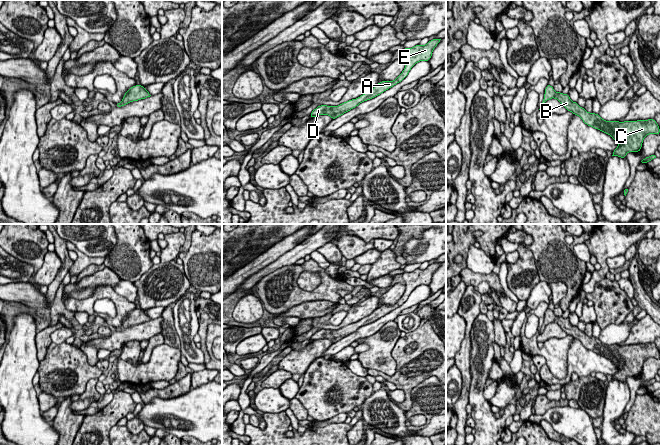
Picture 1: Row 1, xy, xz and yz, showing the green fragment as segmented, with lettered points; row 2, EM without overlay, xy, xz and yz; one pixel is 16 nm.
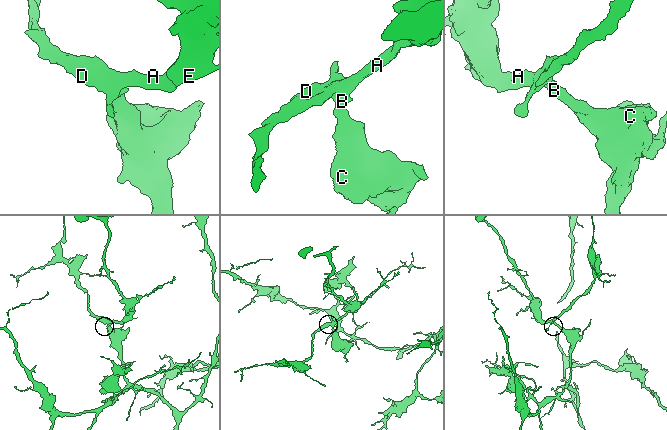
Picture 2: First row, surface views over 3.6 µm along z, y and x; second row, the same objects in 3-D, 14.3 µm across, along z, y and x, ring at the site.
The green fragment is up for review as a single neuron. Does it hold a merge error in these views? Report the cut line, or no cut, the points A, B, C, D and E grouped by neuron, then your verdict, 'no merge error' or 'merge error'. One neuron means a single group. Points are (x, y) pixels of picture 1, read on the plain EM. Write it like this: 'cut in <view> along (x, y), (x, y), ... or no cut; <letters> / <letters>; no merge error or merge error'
no cut; A B C D E; no merge error

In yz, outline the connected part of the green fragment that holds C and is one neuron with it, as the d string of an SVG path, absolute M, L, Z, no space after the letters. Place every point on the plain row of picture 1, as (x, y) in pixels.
M549 308L545 312L544 323L539 334L544 331L547 324L552 322L557 323L567 335L578 339L586 349L610 359L619 369L612 380L626 382L628 376L637 377L641 374L643 364L648 358L660 358L660 352L654 342L624 346L606 345L599 338L589 337L577 326L572 326L568 318L556 316Z

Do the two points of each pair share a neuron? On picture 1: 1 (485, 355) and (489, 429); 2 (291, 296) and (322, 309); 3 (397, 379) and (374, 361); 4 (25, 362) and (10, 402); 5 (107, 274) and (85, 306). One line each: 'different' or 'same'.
1: same
2: different
3: different
4: same
5: different

